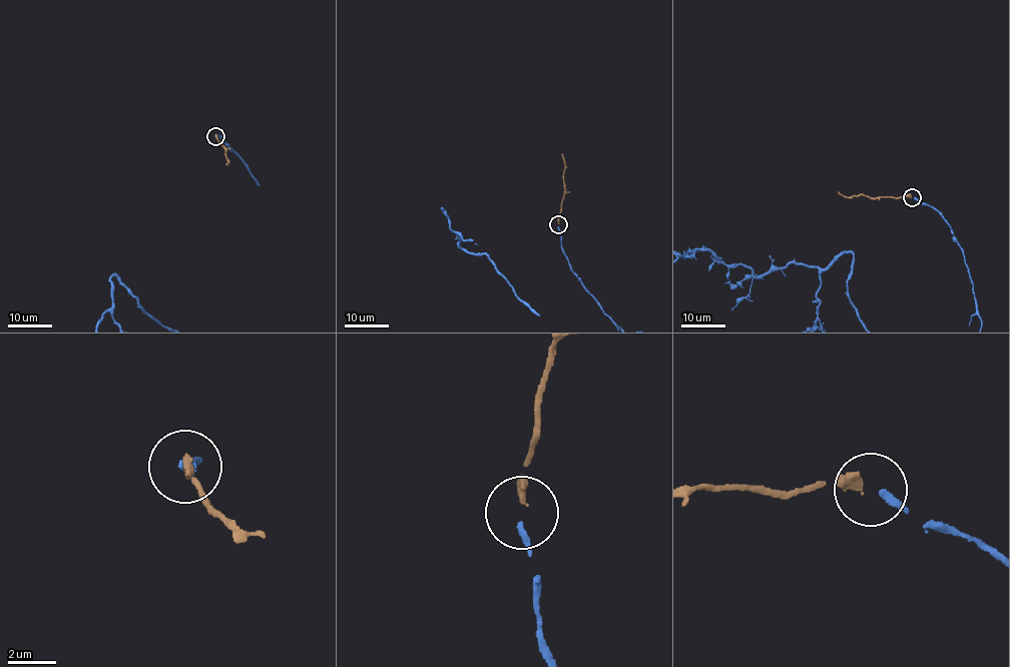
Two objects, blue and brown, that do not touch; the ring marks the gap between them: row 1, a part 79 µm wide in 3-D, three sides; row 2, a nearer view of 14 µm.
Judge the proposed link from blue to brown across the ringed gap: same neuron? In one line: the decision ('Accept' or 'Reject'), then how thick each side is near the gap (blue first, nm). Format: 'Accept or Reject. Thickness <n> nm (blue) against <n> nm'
Accept. Thickness 280 nm (blue) against 400 nm

